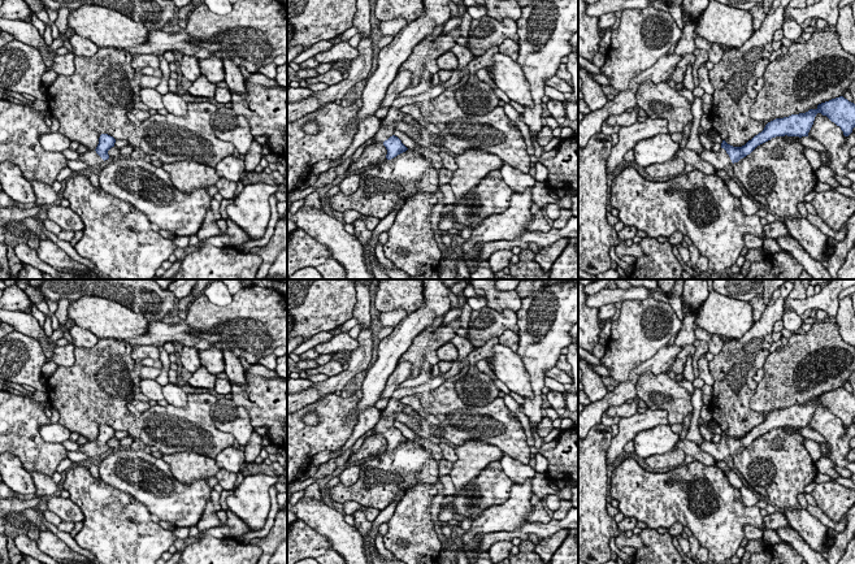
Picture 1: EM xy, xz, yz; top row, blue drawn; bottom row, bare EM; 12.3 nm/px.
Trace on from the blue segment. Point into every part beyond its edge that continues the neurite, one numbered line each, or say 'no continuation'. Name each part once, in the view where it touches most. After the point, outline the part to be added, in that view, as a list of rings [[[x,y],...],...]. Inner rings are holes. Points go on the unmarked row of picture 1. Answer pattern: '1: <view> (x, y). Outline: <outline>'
1: yz (720, 451). Outline: [[[721,439],[719,443],[704,441],[698,446],[700,451],[709,454],[719,461],[725,461],[730,455],[733,455],[724,439]]]

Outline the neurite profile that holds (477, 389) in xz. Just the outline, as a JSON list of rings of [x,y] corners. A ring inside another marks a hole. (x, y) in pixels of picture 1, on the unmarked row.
[[[476,365],[469,366],[466,374],[456,381],[459,398],[468,405],[487,405],[499,398],[499,389],[487,374]]]

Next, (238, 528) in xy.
[[[229,508],[226,509],[227,525],[231,529],[231,537],[239,539],[243,534],[252,532],[239,517],[236,517]]]

